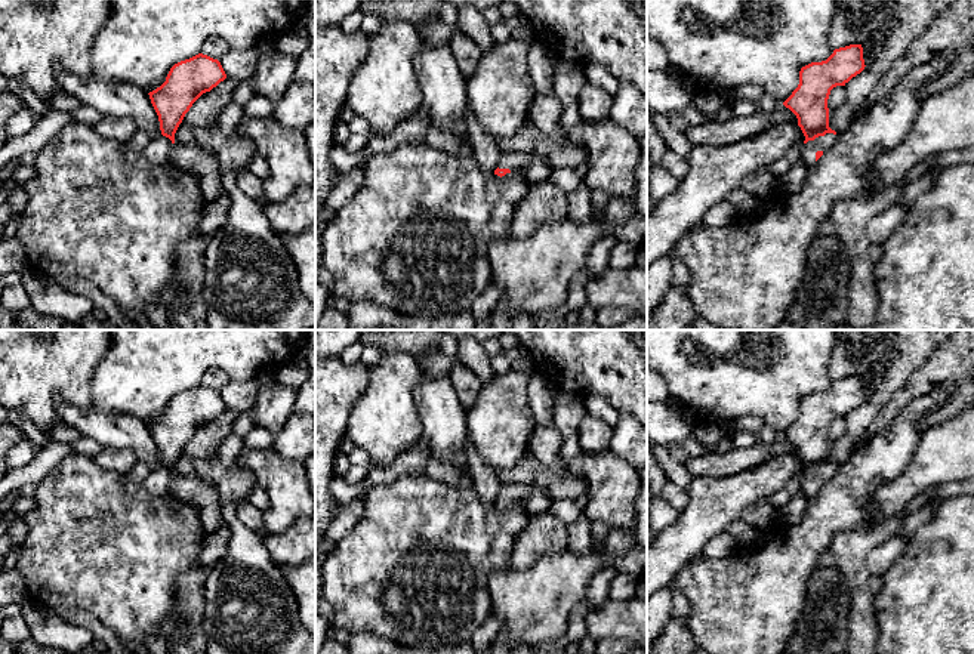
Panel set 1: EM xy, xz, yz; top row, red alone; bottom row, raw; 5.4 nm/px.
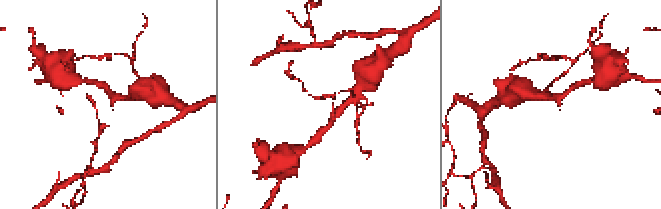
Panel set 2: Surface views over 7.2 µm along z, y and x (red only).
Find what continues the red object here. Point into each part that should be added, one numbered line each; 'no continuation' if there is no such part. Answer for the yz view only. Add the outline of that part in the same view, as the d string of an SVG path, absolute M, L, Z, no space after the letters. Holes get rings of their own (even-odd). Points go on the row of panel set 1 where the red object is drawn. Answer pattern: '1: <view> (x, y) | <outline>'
1: yz (808, 151) | M826 133L824 136L819 136L814 141L808 141L807 144L804 144L802 151L801 151L801 161L805 166L811 166L816 163L816 152L817 151L827 151L833 141L835 141L836 135L833 133Z

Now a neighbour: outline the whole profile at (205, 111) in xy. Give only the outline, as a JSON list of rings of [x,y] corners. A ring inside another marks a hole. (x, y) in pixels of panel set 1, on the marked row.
[[[226,77],[210,92],[203,93],[185,114],[185,123],[195,127],[209,127],[218,121],[222,109],[232,101],[237,81]]]

